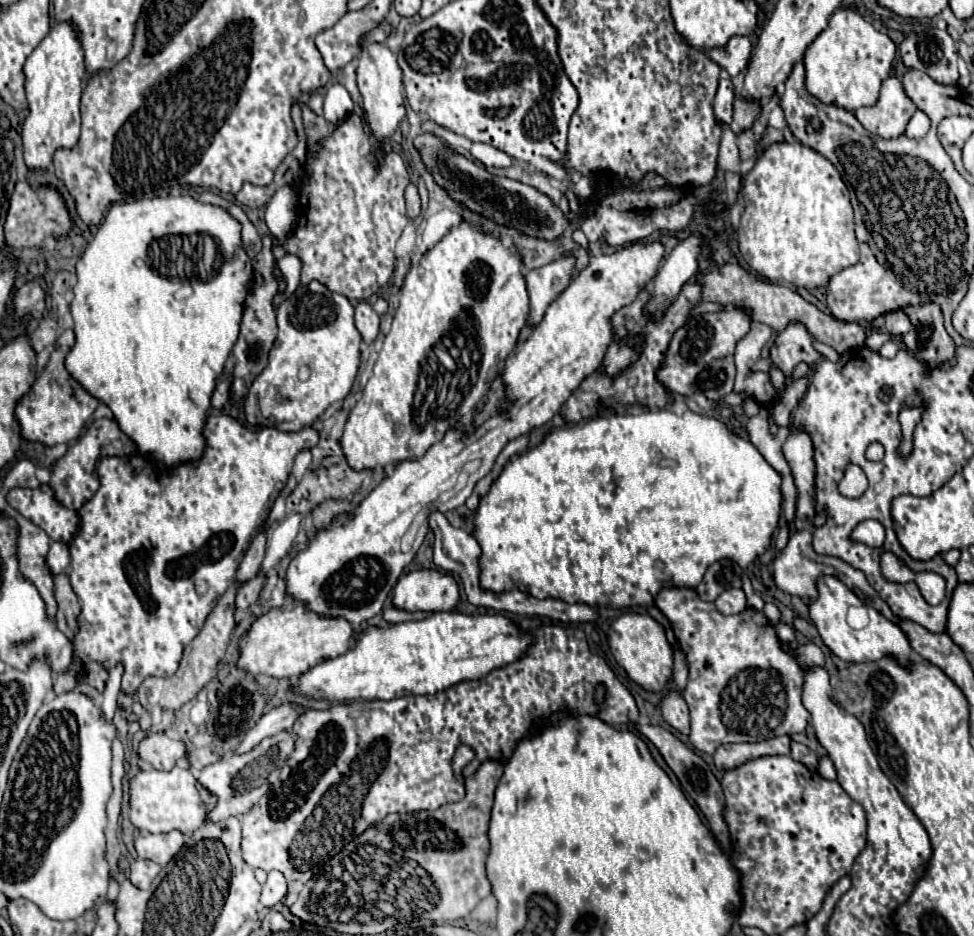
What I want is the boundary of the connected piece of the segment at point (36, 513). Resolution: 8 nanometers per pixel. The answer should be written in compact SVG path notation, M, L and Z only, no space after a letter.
M48 483L36 489L16 487L8 493L8 501L26 519L32 519L32 523L42 527L52 541L70 543L80 529L78 511L64 507Z

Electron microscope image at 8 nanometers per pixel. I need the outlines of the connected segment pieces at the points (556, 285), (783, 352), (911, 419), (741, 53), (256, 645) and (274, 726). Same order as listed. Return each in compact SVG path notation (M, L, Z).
M564 257L562 261L554 261L550 265L544 265L542 269L534 269L526 273L526 285L530 293L530 323L538 323L546 311L546 307L570 285L570 275L574 269L574 257Z
M790 323L776 339L774 349L770 349L770 357L778 369L784 371L784 375L790 375L792 369L798 363L816 363L820 353L814 351L810 333L804 323Z
M904 409L900 413L900 423L902 423L902 431L904 431L906 439L912 437L912 431L914 431L914 425L918 423L918 417L920 417L920 409Z
M732 37L724 47L712 47L708 49L708 57L718 63L722 69L726 69L732 77L736 77L750 59L750 39L748 37Z
M290 599L286 605L270 609L266 615L252 621L240 641L240 657L236 665L254 677L268 675L276 679L294 679L308 669L346 653L346 649L350 649L350 637L354 637L354 631L348 621L322 621L322 617L306 613L300 601Z
M280 705L280 707L274 707L270 713L266 713L256 725L254 729L250 729L246 733L246 737L242 739L242 745L236 749L236 753L248 753L252 751L256 745L260 745L262 739L266 737L272 737L280 731L286 731L294 725L294 721L298 719L298 713L302 713L302 707L296 707L296 705Z

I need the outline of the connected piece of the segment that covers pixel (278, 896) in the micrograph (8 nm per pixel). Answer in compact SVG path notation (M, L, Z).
M268 873L268 881L262 885L262 895L260 895L260 903L264 907L274 907L276 903L280 903L286 895L286 879L280 873Z

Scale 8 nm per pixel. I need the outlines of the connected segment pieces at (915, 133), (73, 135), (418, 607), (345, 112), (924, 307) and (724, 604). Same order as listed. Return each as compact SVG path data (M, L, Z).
M916 109L914 115L910 117L908 125L906 125L906 135L914 137L914 139L920 139L928 133L928 129L930 129L930 117L926 117L924 111Z
M58 23L32 51L24 65L28 117L22 125L24 163L28 171L46 171L58 149L74 149L80 137L80 95L86 77L80 41L70 23Z
M412 571L398 579L392 605L408 613L454 611L460 605L460 589L452 575L442 575L438 571Z
M334 83L326 89L326 97L324 97L324 117L330 121L330 123L338 123L338 121L344 121L350 113L352 113L352 99L348 95L348 91L344 89L344 85L340 83Z
M930 301L930 303L920 303L920 305L906 305L900 311L904 311L908 315L912 327L916 327L916 329L908 331L902 337L902 341L906 343L906 347L910 351L914 351L914 357L918 361L928 363L928 365L938 365L938 363L954 357L954 341L950 339L950 335L944 329L944 315L942 315L942 309L938 303Z
M726 589L716 599L716 607L724 615L734 615L746 609L746 593L742 589Z

